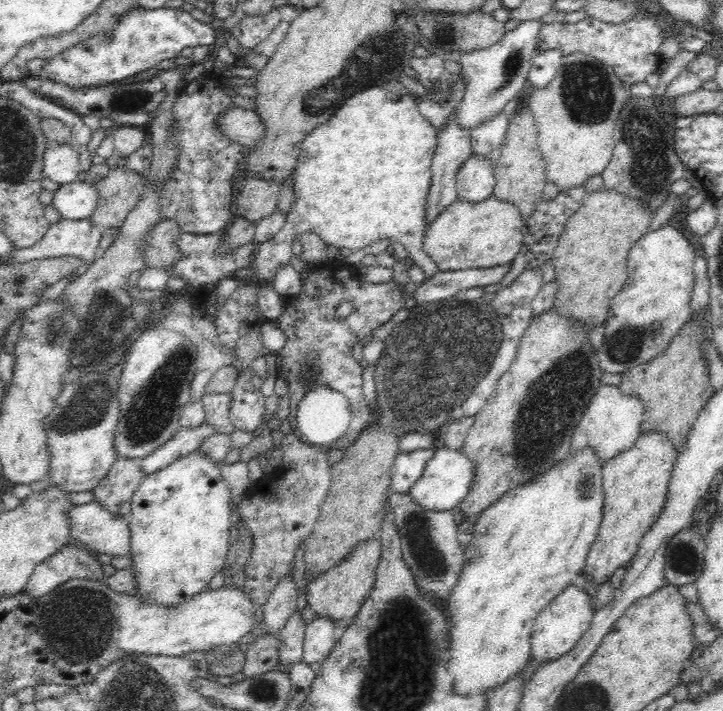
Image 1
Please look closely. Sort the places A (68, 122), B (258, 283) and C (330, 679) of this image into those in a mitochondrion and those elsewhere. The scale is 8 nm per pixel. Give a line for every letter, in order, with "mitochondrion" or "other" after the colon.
A: other
B: other
C: other

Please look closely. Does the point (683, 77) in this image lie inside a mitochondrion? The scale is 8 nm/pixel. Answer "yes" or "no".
no

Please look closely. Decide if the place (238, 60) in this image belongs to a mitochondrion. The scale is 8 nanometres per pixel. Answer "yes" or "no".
no

